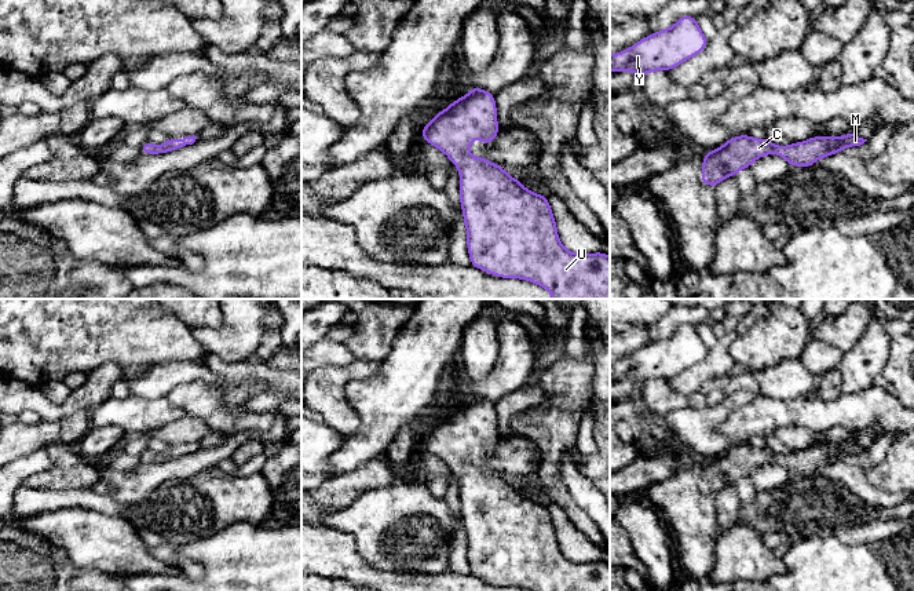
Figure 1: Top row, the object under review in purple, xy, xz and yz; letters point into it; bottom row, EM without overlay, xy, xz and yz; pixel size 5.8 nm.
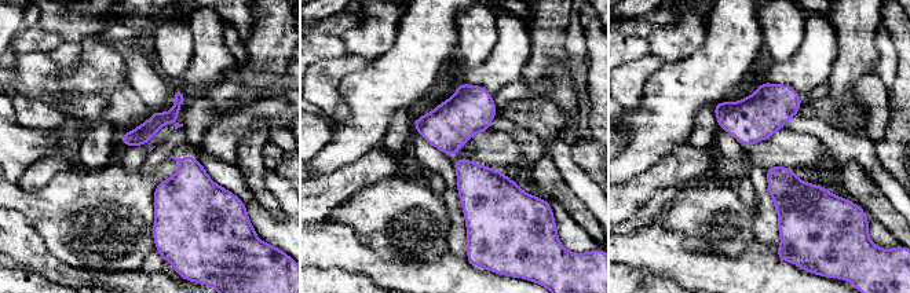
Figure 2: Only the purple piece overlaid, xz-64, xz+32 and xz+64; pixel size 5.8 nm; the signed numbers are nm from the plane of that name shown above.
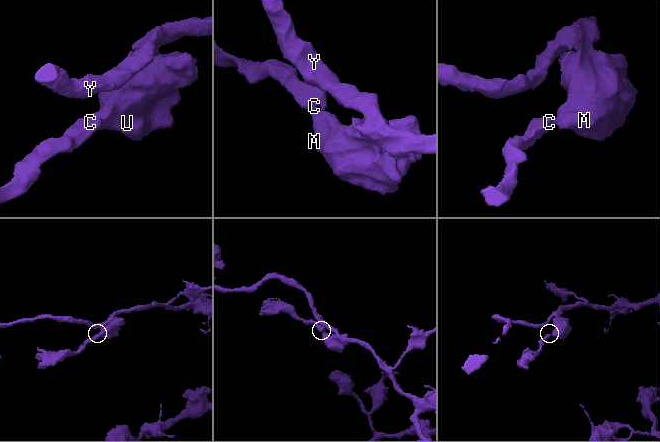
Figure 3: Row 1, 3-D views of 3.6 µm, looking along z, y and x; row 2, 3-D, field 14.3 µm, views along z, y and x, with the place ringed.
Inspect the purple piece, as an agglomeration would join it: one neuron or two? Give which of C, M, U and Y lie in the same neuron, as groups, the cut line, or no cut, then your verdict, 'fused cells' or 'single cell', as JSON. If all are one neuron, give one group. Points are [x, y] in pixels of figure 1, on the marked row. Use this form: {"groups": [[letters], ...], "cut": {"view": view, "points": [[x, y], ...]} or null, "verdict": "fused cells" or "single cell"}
{"groups": [["C", "M", "U", "Y"]], "cut": null, "verdict": "single cell"}

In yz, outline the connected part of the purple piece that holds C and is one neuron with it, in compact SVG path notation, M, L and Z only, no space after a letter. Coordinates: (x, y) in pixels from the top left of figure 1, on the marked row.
M848 132L844 136L812 136L804 142L776 146L769 139L756 139L746 134L730 138L723 146L703 154L701 179L714 187L723 179L735 176L765 154L778 154L791 167L812 167L816 160L840 153L845 147L860 146L867 139Z

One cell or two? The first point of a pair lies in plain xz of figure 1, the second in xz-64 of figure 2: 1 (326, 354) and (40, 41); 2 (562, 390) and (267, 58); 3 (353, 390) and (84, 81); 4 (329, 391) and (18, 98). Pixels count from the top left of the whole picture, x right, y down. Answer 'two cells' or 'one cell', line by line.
1: one cell
2: one cell
3: one cell
4: one cell

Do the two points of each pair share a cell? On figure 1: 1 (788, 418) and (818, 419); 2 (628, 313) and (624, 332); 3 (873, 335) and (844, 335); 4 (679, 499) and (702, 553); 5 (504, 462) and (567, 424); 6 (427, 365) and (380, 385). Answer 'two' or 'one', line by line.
1: one
2: two
3: two
4: one
5: two
6: one

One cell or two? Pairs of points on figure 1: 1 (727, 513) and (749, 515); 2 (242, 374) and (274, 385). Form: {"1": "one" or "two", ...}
{"1": "two", "2": "one"}

